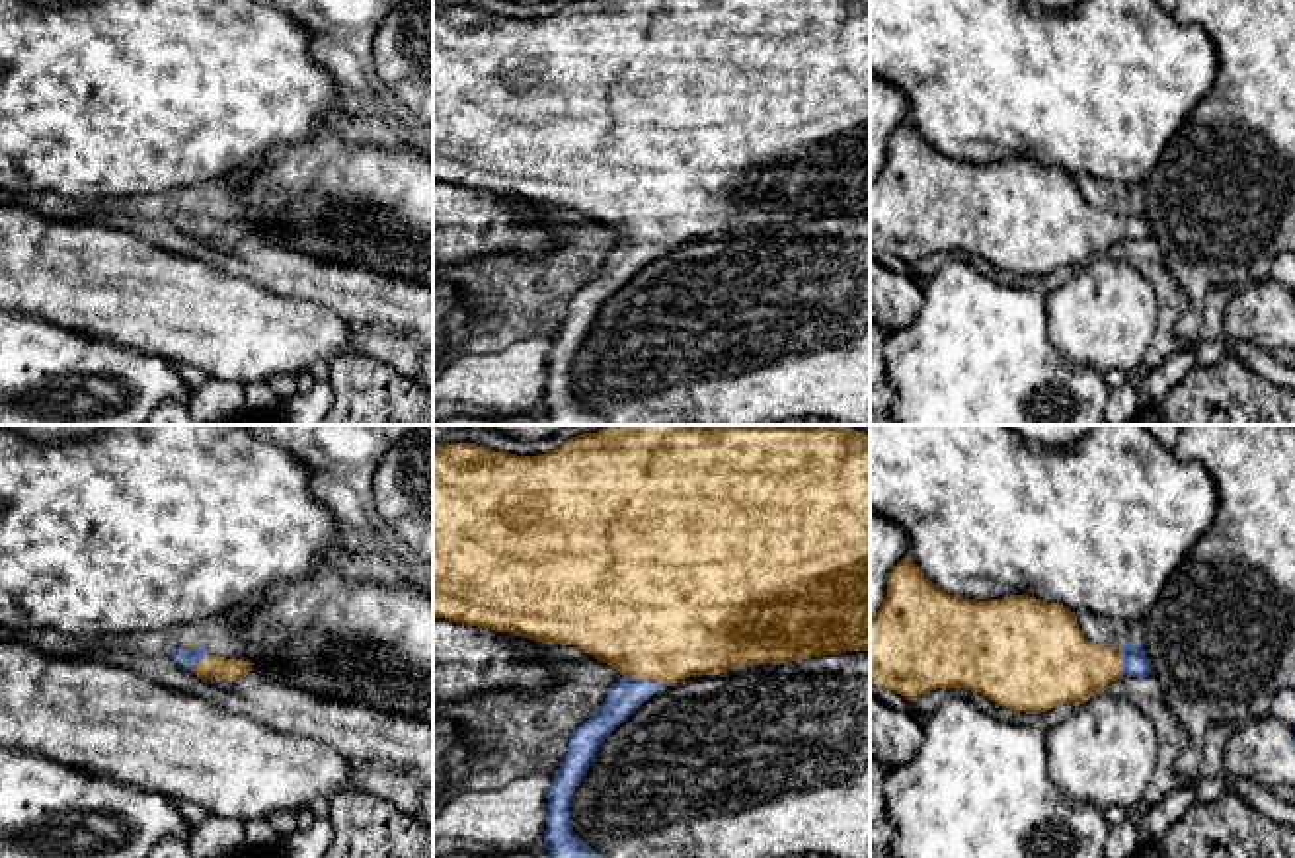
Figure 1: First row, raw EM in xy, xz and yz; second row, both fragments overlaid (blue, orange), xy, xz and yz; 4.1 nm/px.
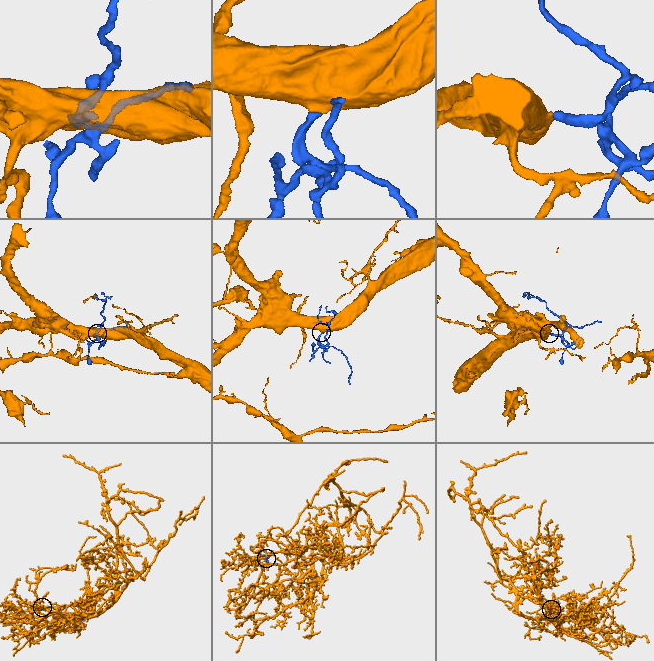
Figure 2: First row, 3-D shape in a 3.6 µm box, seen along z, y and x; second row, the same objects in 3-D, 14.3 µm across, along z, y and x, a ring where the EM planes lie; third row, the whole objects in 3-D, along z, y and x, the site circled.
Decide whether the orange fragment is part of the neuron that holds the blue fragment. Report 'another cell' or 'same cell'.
same cell

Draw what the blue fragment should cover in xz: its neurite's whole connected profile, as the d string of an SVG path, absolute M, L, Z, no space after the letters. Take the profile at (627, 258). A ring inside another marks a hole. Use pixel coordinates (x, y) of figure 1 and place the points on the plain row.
M571 0L540 20L495 16L472 6L443 8L433 14L433 181L486 189L548 209L577 209L624 238L610 250L599 275L569 298L568 316L548 353L548 425L603 425L573 396L569 365L599 310L644 265L690 238L870 213L870 0Z

